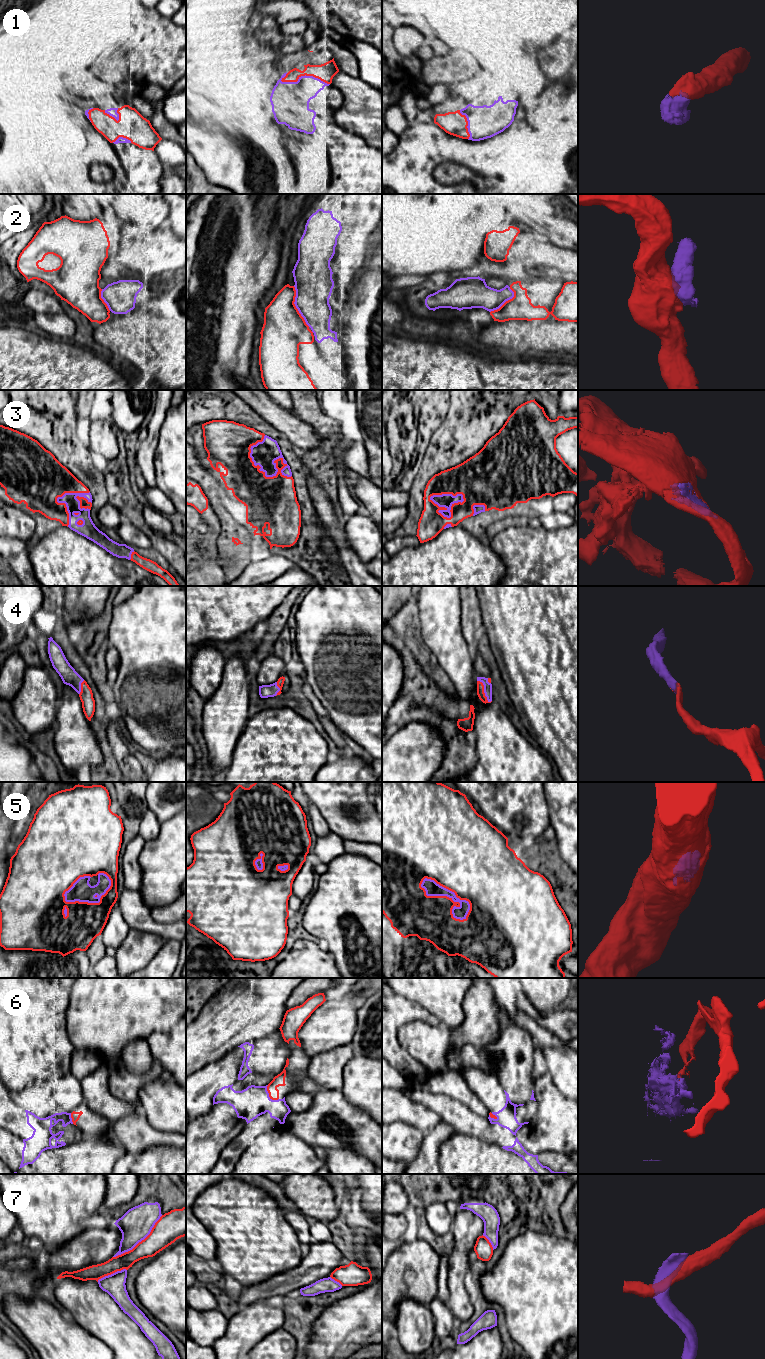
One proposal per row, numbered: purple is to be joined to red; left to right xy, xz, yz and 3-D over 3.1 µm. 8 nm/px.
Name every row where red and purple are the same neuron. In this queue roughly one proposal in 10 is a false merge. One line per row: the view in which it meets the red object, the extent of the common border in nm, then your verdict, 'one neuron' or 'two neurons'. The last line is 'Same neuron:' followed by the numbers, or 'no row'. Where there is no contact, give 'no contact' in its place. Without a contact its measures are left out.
1: xz | 400 nm | one neuron
2: xz | 360 nm | one neuron
3: xz | 420 nm | one neuron
4: yz | 220 nm | one neuron
5: yz | 480 nm | one neuron
6: xz | 150 nm | two neurons
7: xy | 500 nm | two neurons
Same neuron: 1, 2, 3, 4, 5

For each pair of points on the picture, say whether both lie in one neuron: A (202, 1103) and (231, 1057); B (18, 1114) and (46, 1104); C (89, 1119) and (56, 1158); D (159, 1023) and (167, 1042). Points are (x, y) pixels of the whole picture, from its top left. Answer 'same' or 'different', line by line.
A: same
B: different
C: different
D: different

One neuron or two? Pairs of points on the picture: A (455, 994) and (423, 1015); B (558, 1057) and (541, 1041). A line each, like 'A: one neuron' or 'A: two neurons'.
A: two neurons
B: one neuron

